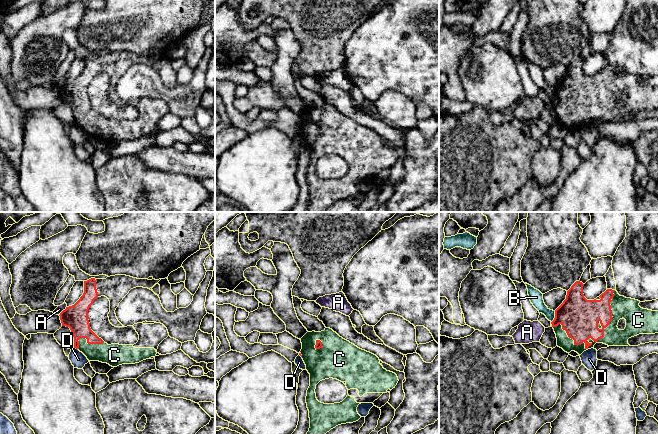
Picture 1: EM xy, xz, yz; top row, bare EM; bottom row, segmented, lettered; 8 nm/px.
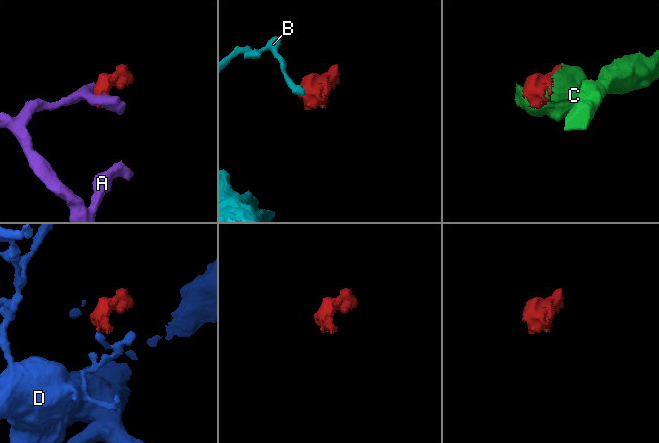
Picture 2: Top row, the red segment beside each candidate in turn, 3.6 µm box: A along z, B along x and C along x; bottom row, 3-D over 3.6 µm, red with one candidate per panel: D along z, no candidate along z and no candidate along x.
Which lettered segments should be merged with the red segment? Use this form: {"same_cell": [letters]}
{"same_cell": ["C"]}

